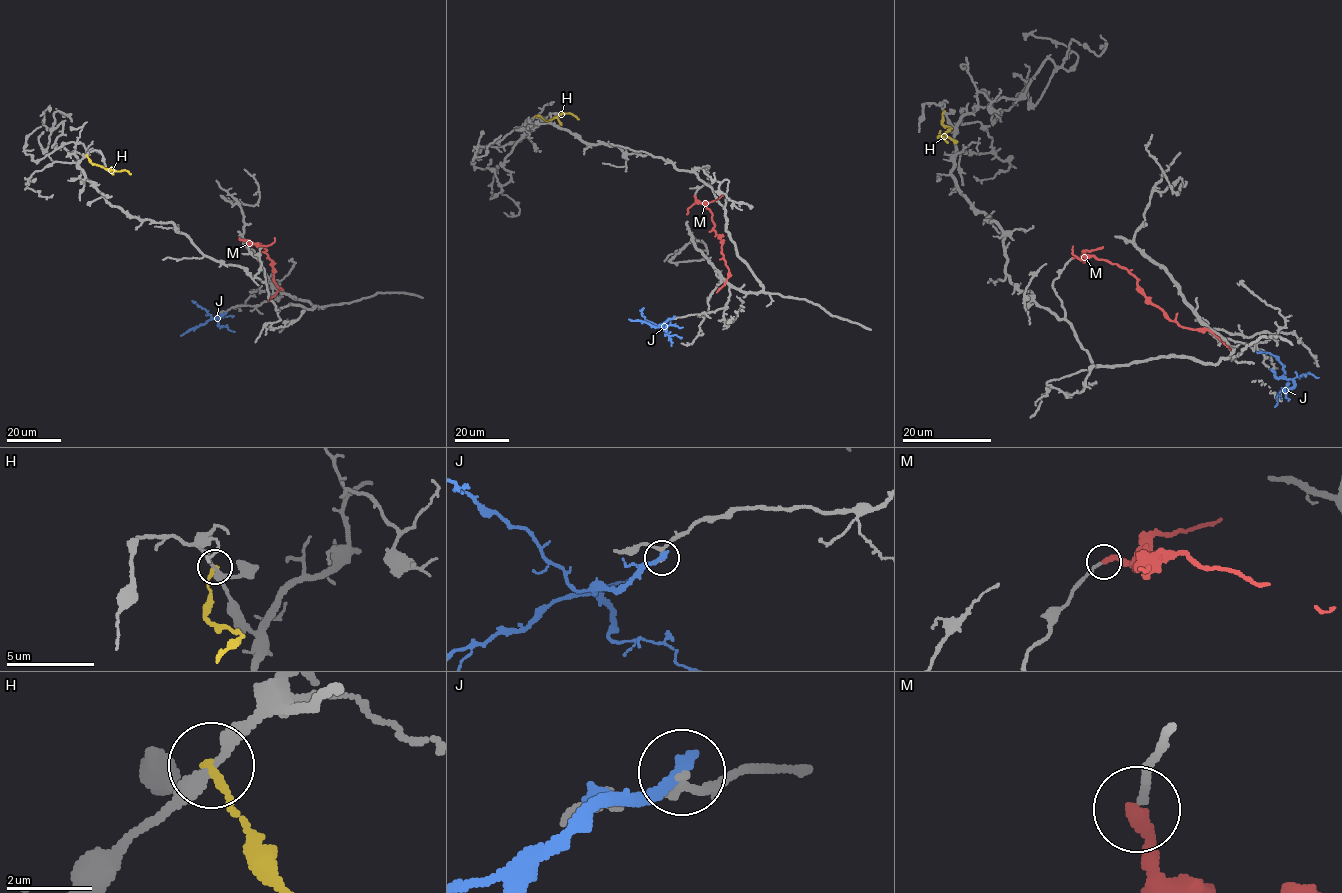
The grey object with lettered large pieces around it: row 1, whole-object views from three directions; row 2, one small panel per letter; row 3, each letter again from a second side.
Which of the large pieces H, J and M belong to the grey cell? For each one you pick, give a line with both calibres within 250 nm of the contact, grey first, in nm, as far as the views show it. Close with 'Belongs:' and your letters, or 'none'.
Belongs: none

